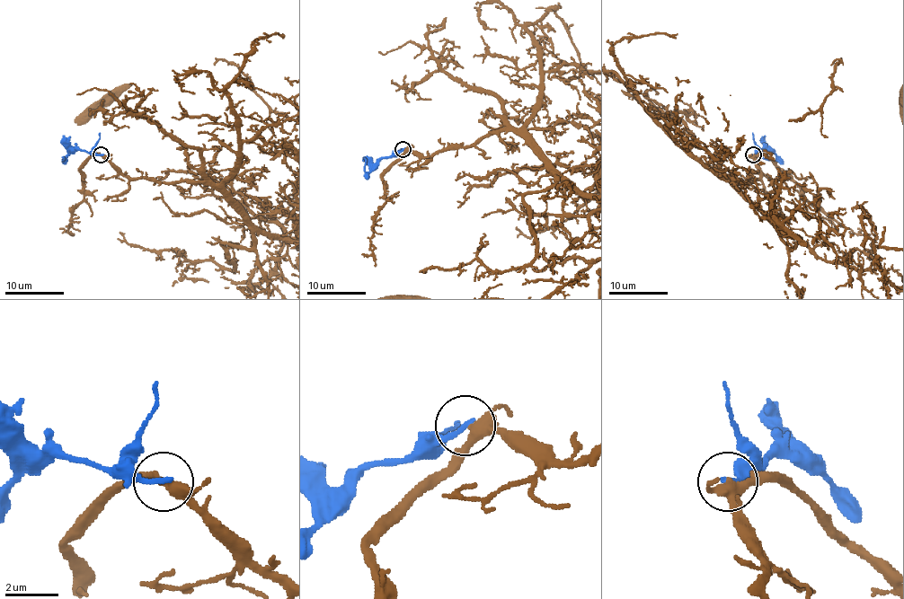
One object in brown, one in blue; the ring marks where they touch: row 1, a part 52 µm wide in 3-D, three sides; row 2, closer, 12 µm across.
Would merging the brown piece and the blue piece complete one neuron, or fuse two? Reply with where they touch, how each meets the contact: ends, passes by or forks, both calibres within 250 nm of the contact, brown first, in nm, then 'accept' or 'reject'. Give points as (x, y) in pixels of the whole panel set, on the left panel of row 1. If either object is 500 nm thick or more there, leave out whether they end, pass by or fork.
place (101, 154); brown passes by; blue ends; calibres 340 and 200 nm; reject

